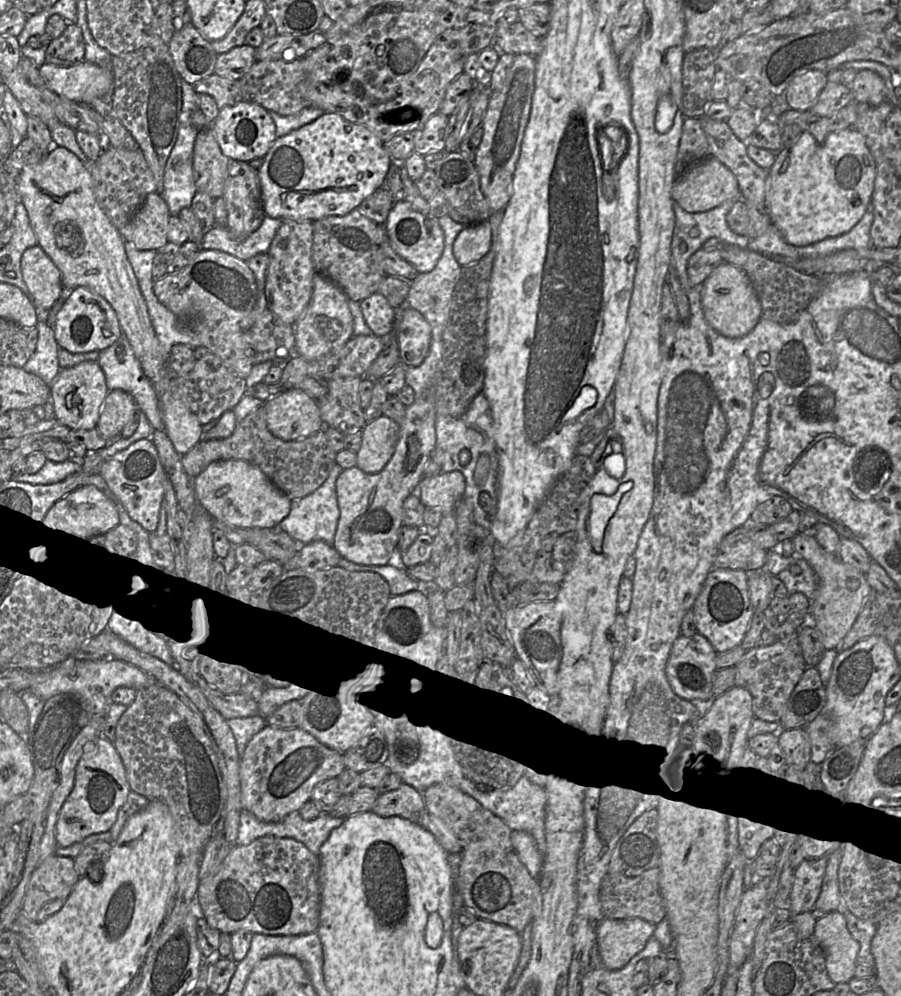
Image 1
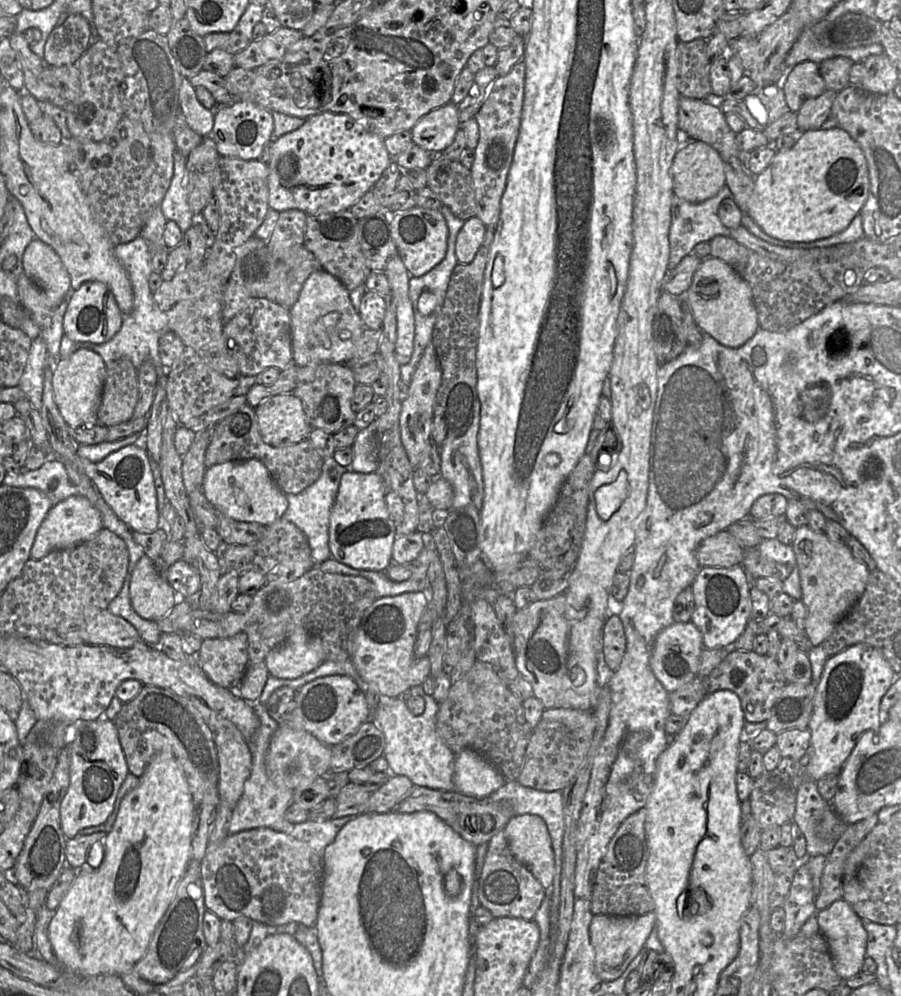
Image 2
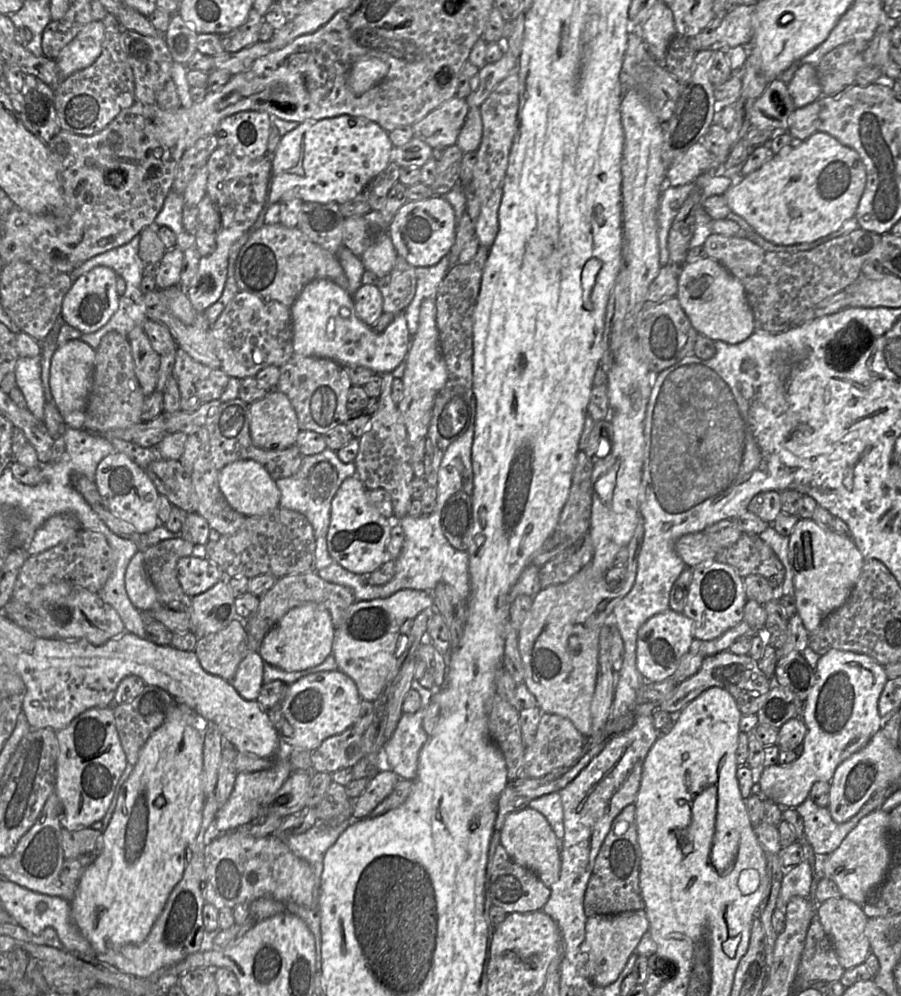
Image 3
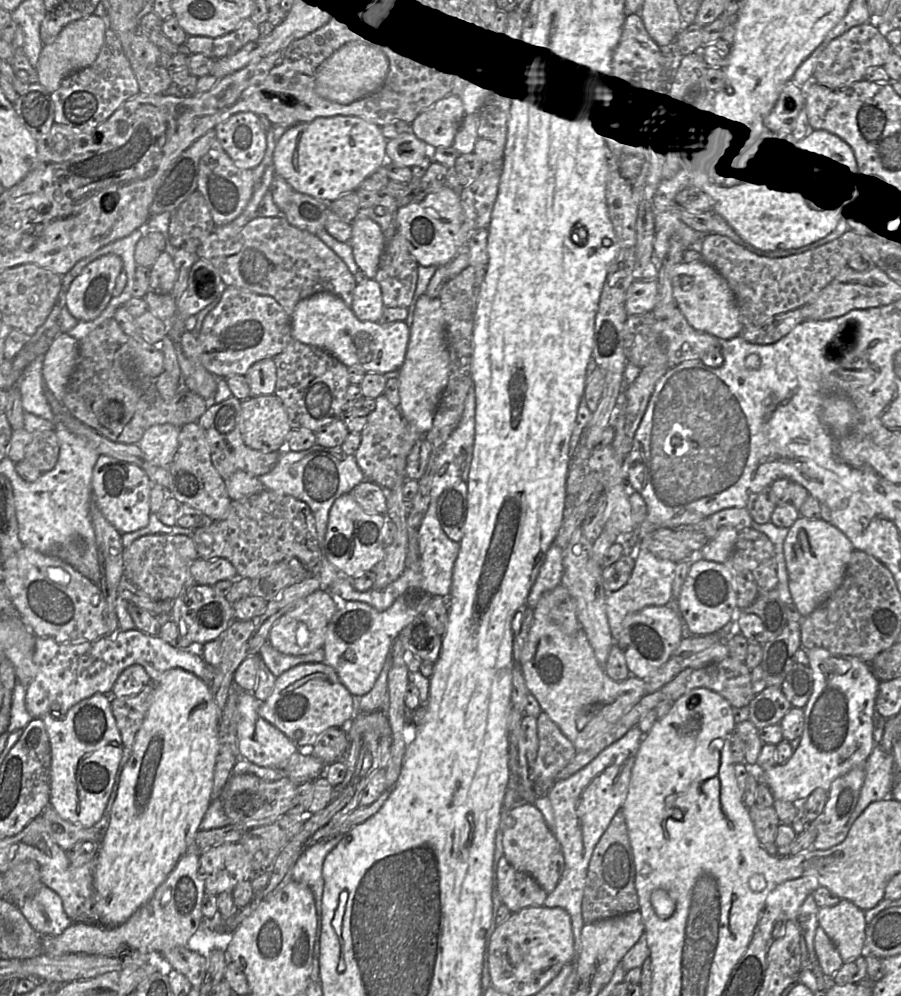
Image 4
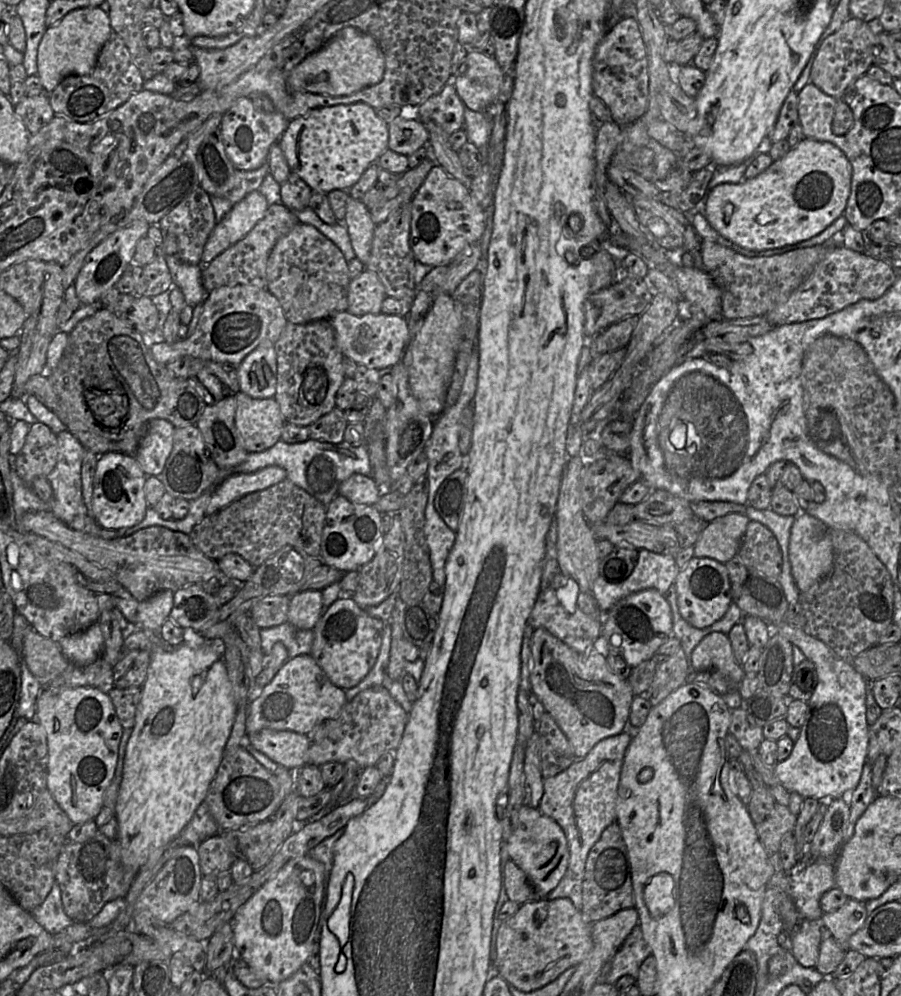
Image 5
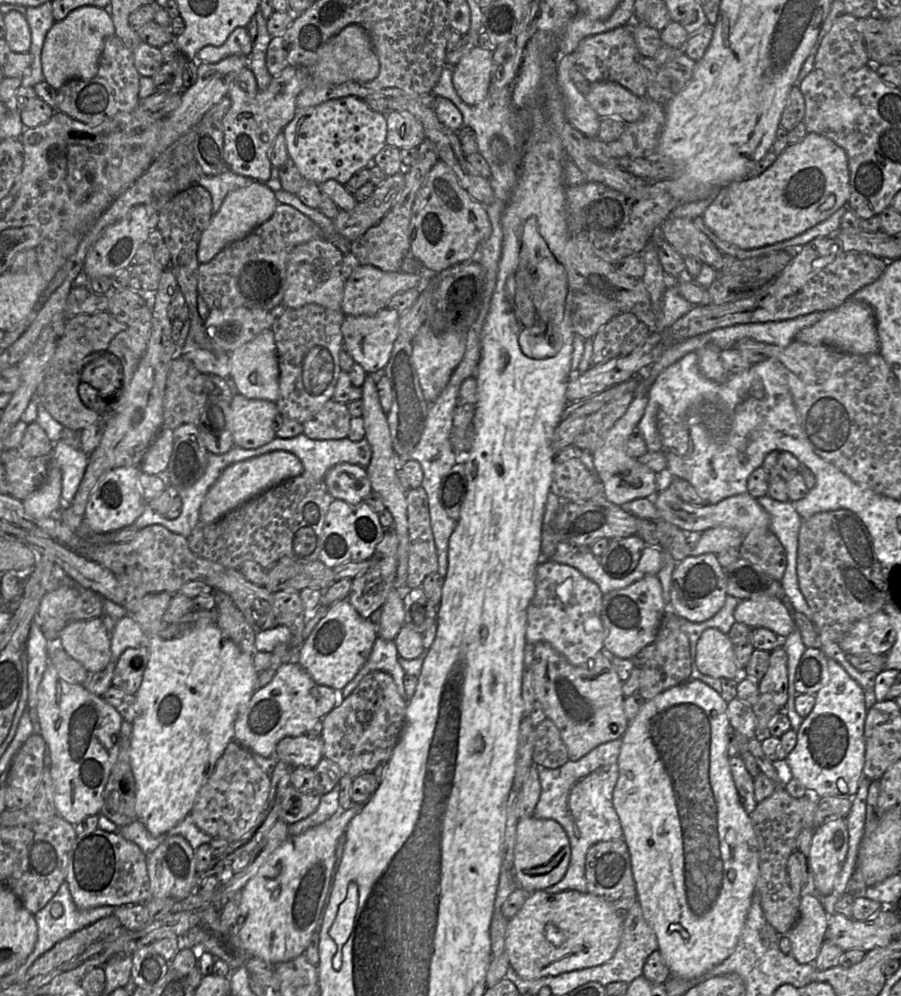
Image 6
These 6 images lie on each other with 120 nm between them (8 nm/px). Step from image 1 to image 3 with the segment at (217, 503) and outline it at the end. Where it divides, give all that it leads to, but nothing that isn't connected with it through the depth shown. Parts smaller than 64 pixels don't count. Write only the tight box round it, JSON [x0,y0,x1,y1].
[219,460,281,516]

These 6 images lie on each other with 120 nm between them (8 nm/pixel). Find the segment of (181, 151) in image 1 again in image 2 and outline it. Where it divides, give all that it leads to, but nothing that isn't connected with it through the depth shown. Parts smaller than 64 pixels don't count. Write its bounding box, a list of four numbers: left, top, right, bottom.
[160,150,193,232]

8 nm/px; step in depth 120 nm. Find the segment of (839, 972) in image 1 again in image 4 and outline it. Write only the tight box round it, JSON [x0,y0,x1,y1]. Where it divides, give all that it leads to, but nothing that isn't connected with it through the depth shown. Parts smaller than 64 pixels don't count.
[818,900,866,963]

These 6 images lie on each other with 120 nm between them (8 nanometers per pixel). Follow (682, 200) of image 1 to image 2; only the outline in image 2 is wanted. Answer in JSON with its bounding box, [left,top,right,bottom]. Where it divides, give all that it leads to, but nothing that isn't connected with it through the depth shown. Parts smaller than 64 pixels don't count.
[672,141,725,203]

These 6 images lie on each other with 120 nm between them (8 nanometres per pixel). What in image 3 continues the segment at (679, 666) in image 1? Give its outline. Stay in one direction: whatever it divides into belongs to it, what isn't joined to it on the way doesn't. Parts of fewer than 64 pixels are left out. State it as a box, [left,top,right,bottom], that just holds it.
[637,608,693,682]

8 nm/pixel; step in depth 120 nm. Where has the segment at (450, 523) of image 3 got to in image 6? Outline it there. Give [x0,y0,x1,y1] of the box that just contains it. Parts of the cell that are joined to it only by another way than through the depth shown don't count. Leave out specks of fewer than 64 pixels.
[438,463,467,521]

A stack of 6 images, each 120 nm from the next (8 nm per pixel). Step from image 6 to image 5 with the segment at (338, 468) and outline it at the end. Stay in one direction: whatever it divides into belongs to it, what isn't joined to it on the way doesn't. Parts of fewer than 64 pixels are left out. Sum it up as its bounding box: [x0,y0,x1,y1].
[338,474,380,507]

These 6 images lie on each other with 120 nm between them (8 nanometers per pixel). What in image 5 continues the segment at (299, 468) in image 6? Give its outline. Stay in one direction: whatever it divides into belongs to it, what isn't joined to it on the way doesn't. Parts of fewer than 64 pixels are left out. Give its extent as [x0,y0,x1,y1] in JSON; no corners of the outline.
[206,466,287,515]

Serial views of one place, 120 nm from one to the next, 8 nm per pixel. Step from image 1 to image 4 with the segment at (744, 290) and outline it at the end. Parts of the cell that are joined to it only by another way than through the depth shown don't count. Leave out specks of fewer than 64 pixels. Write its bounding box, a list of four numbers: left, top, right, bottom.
[672,259,744,339]

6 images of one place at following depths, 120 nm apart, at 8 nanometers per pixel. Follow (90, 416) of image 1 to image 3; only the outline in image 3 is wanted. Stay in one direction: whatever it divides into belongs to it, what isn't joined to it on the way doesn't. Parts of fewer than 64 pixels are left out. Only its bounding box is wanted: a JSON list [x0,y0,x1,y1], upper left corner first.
[49,339,96,429]

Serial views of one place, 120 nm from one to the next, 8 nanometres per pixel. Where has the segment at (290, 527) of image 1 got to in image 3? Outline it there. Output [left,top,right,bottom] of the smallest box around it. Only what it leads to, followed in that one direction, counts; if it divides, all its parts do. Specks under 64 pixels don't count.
[275,448,356,572]

